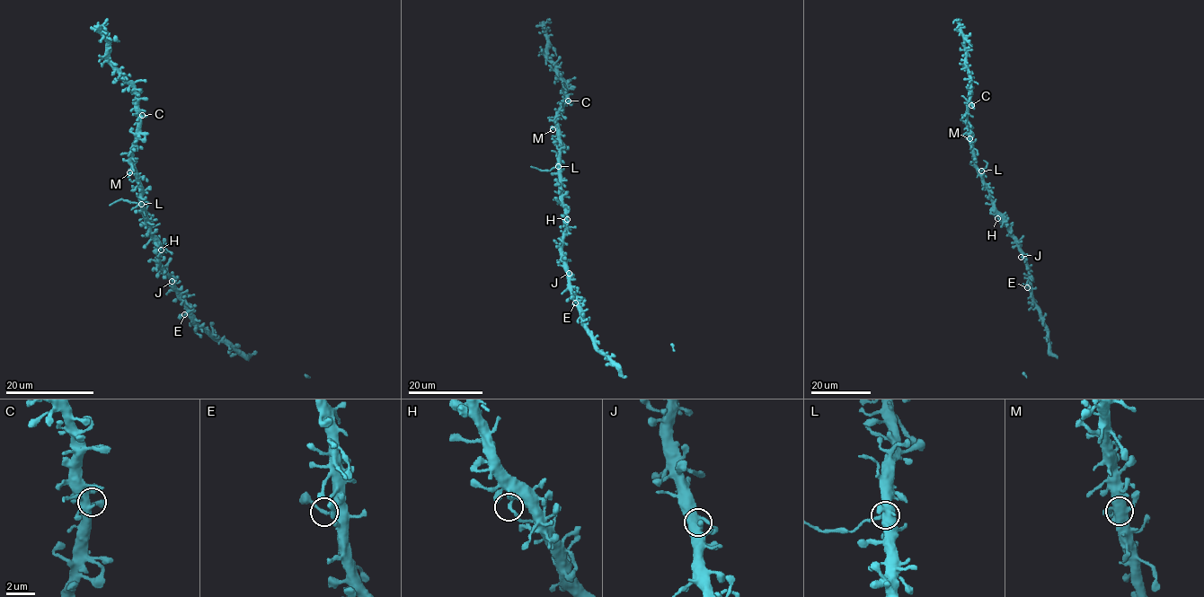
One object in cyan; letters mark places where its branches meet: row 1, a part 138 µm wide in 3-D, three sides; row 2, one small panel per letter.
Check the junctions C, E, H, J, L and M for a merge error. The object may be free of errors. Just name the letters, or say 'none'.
L

